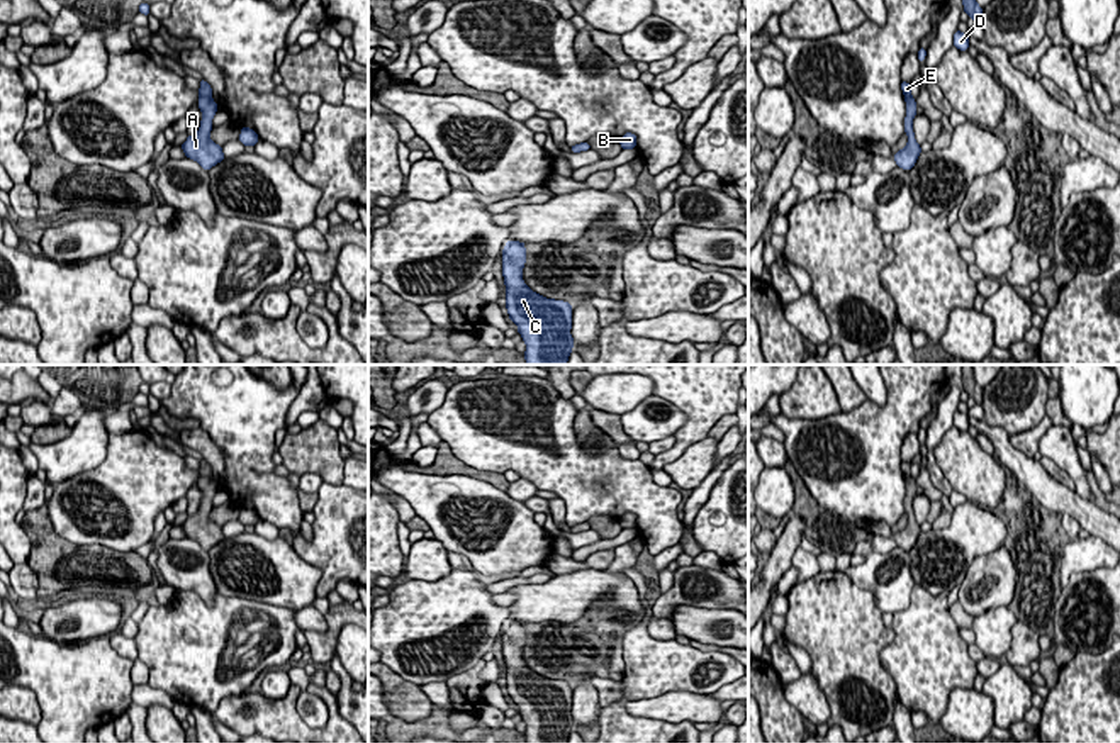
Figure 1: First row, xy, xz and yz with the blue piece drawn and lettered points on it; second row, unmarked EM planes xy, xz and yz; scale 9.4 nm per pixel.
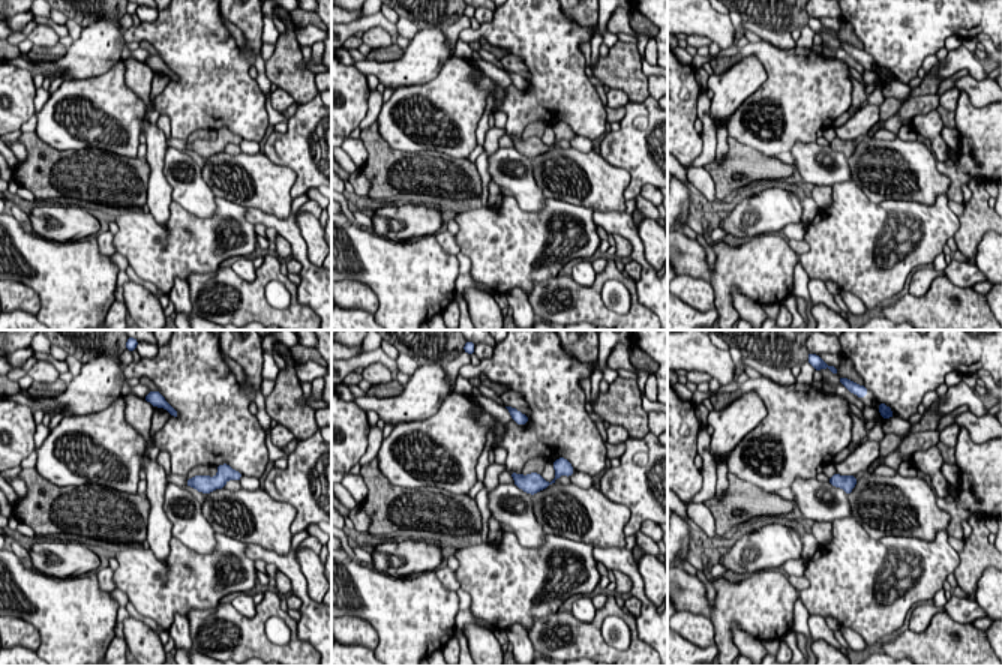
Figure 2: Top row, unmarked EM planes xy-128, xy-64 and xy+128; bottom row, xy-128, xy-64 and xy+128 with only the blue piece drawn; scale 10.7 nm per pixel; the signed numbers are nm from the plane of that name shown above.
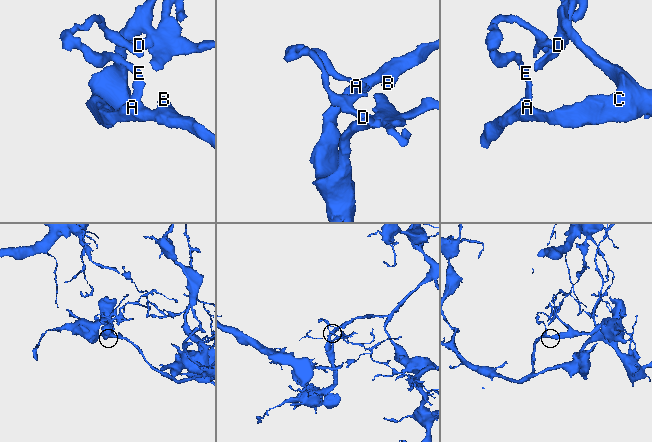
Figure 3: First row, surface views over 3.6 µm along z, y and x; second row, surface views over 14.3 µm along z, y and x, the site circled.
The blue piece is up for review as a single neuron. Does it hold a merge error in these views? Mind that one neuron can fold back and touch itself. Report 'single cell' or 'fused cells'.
fused cells

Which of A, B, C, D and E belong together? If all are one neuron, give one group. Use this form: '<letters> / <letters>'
A B C / D E

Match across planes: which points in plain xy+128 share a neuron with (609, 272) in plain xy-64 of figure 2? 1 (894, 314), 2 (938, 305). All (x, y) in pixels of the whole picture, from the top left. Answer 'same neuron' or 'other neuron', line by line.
1: same neuron
2: same neuron

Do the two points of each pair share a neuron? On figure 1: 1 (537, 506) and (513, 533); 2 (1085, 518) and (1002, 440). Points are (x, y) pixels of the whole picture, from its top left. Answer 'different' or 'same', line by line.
1: different
2: same

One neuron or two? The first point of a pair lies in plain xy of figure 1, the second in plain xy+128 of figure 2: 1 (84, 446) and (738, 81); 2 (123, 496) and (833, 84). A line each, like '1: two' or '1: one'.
1: one
2: one

